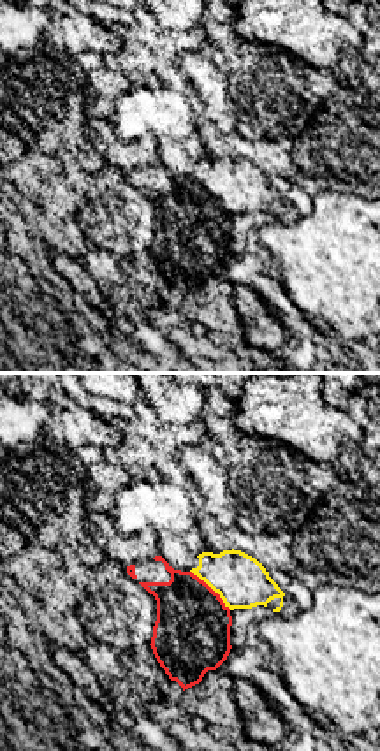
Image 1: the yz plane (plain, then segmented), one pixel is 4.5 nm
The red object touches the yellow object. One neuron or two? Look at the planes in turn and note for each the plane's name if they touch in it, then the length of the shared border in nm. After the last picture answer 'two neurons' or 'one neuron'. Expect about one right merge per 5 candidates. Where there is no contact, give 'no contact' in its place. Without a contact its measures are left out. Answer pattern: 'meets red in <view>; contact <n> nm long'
meets red in yz; contact 260 nm long

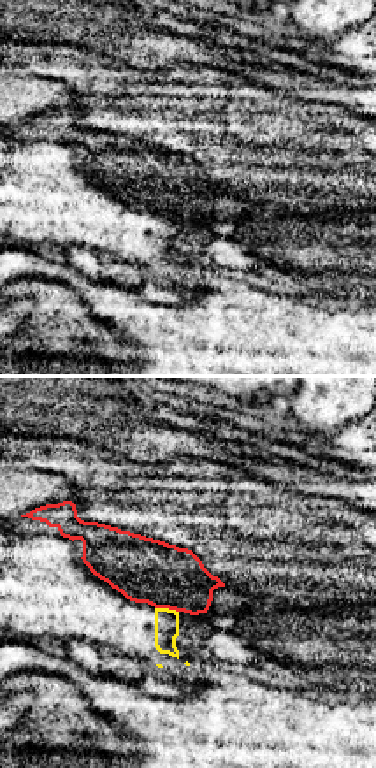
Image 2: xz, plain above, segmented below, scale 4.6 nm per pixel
meets red in xz; contact 110 nm long

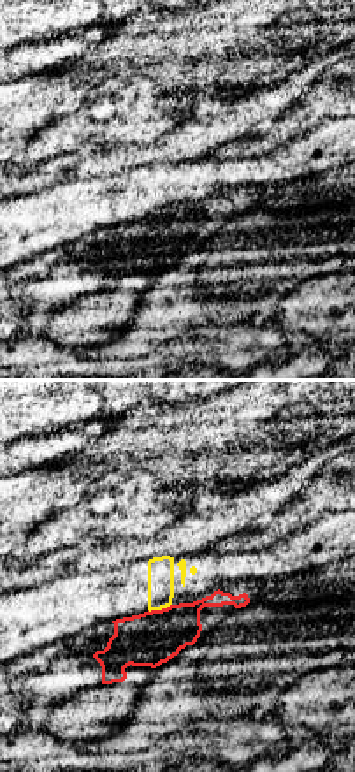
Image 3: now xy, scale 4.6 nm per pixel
meets red in xy; contact 120 nm long

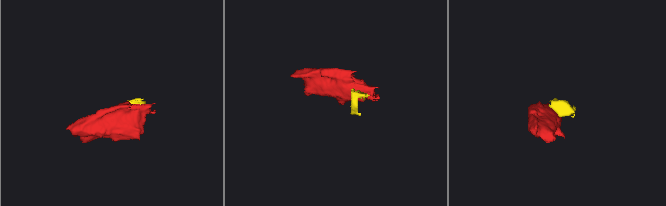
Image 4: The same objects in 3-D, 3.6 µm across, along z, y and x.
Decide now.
two neurons

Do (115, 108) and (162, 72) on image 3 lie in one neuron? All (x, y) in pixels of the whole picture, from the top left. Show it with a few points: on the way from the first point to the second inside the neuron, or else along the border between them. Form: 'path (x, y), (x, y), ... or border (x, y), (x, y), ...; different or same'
border (150, 76), (173, 90), (181, 90), (190, 99); different

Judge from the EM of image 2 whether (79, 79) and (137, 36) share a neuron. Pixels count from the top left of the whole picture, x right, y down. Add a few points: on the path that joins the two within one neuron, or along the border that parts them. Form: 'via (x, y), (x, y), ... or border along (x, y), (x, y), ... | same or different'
border along (102, 53), (143, 71) | different

